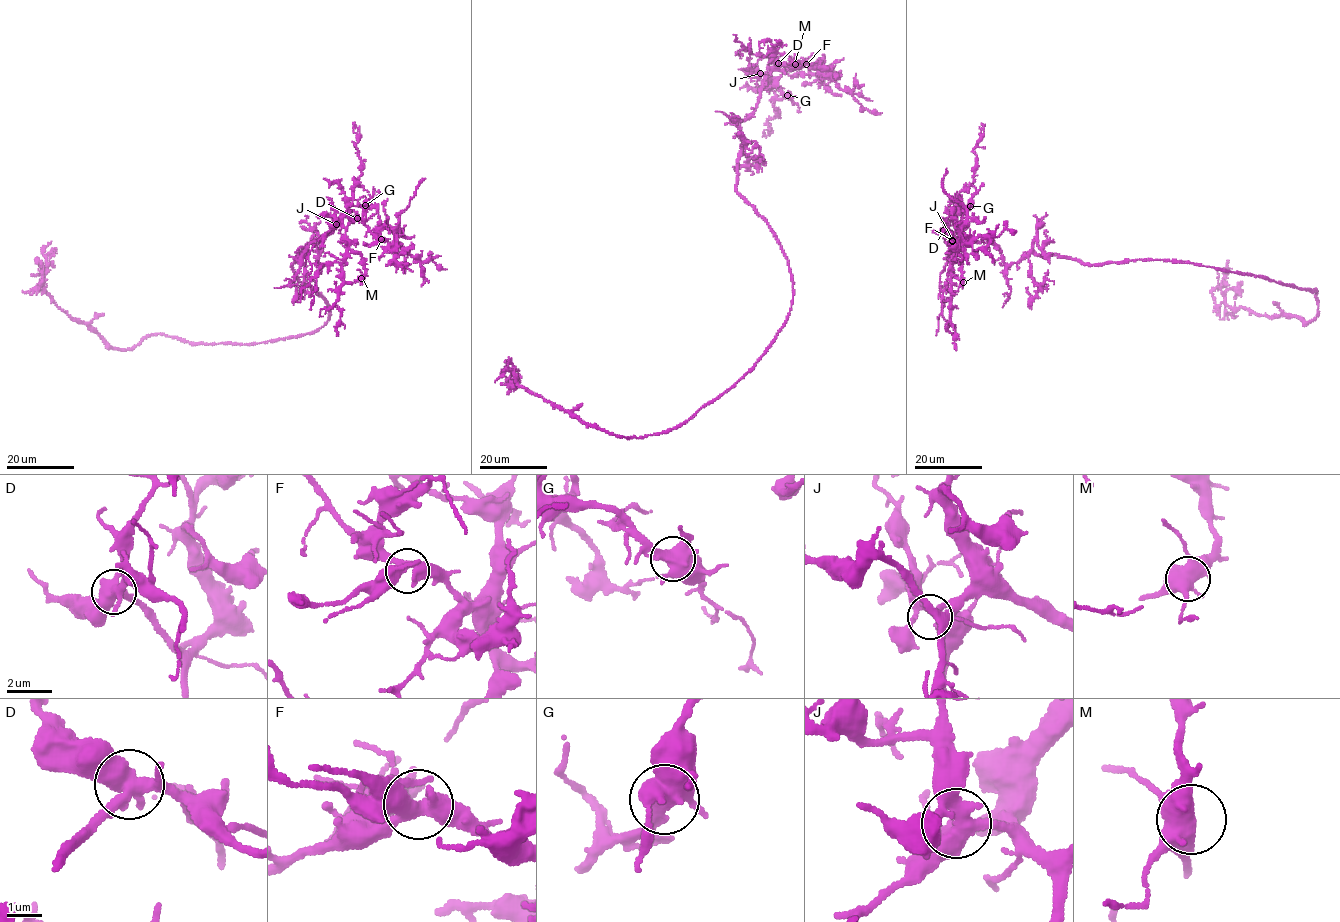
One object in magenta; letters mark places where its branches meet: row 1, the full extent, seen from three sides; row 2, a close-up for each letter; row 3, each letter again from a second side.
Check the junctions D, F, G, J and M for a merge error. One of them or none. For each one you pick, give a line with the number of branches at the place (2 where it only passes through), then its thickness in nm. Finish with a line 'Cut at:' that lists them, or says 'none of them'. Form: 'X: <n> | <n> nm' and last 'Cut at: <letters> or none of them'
D: 5 | 500 nm
Cut at: D

